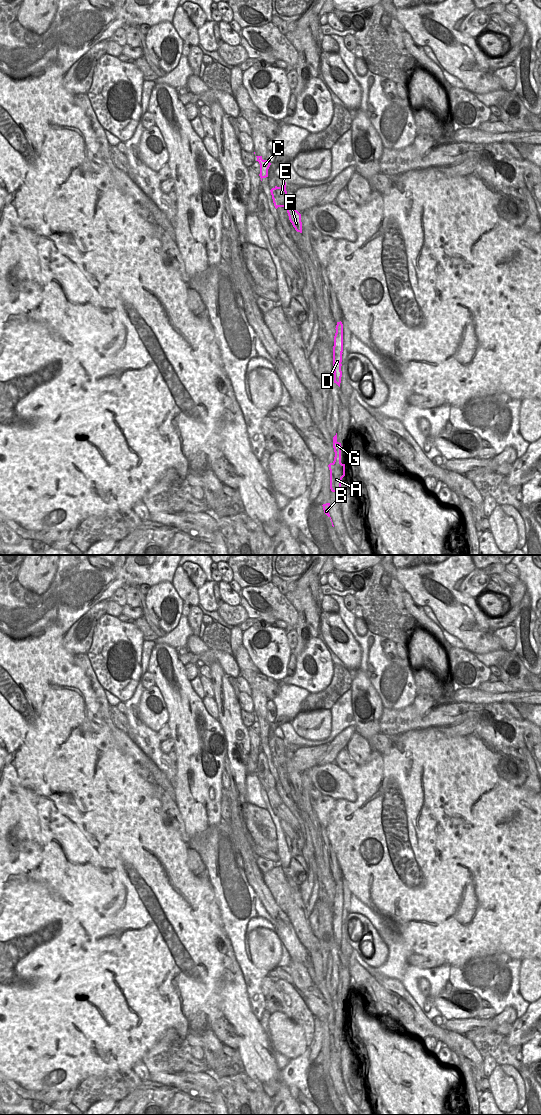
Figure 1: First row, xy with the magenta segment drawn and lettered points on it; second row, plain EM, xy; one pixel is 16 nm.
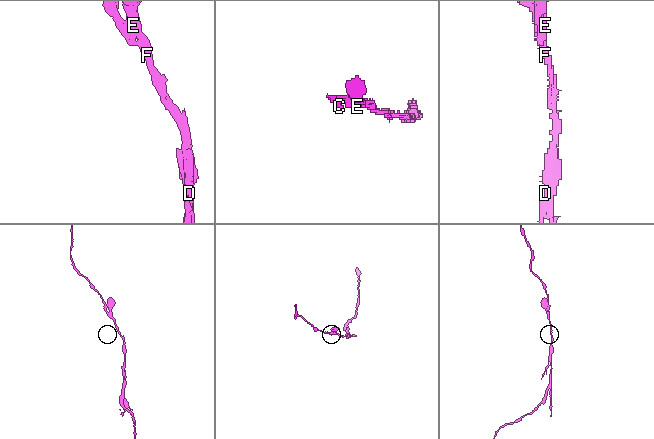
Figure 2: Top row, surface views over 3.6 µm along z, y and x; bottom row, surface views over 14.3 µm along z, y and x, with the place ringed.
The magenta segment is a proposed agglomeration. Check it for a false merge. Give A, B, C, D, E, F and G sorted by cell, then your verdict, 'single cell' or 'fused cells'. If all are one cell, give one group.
A B D E F G / C | fused cells

